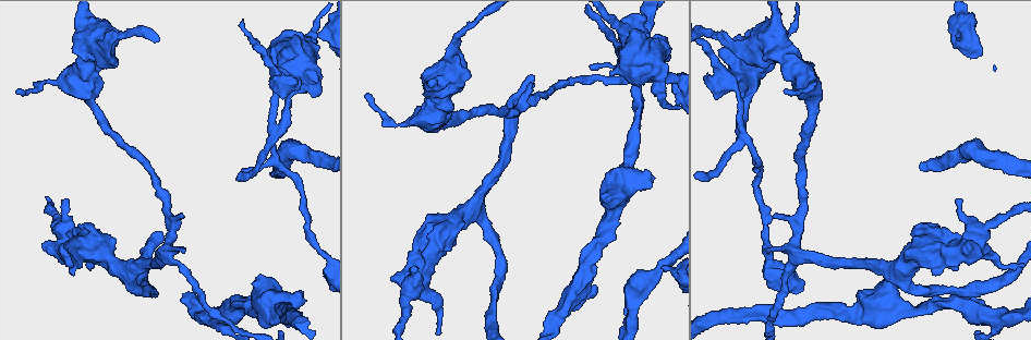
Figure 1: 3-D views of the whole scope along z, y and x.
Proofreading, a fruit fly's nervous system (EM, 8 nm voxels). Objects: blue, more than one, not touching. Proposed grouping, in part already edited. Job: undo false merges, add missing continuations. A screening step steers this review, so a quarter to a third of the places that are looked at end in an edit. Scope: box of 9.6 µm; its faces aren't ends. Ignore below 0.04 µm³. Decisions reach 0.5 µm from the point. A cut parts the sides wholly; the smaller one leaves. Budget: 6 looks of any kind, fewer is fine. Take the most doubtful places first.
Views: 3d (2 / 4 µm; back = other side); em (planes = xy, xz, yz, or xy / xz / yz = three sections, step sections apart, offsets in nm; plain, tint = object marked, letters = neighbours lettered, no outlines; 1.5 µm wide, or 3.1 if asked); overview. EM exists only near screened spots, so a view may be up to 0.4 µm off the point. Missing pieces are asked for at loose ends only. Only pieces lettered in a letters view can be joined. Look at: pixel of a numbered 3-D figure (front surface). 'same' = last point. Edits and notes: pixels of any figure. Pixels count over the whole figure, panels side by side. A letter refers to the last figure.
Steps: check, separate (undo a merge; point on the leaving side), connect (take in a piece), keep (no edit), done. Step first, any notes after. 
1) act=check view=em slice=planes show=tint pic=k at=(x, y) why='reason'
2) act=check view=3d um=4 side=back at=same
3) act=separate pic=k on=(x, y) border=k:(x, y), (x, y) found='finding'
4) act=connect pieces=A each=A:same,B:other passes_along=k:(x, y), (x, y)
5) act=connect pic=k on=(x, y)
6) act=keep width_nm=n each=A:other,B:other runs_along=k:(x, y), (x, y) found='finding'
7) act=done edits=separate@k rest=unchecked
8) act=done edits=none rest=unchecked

act=check view=3d um=4 pic=1 at=(296, 292) why='stops while still wide'

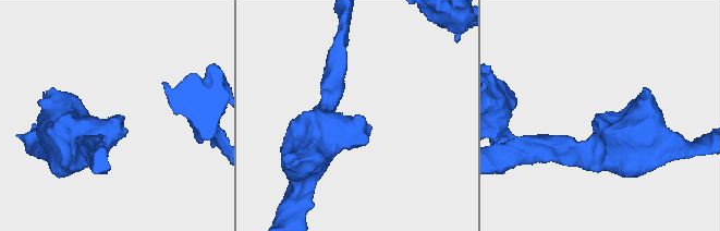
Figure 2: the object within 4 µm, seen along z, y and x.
act=check view=em slice=planes show=plain pic=2 at=(360, 115) why='need the tissue'

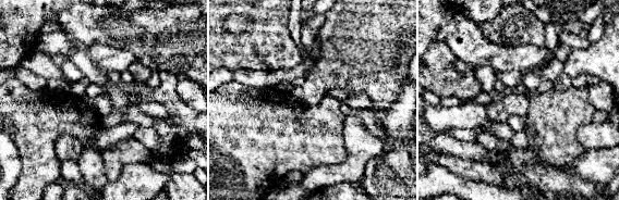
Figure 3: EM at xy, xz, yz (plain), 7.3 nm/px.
act=check view=em slice=planes show=letters at=same why='see the neighbours'

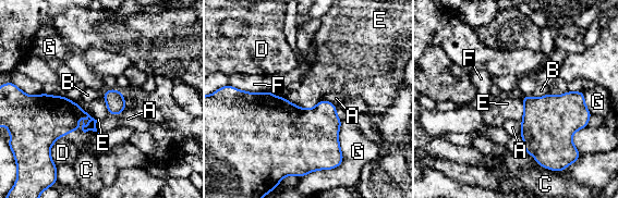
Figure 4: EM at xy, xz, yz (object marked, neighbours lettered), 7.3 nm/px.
act=keep longest_contact=G:500nm each=A:other,B:other,C:other,D:other,E:other,F:other,G:other border=4:(285, 98), (303, 108), (323, 99) found='none of them fits'

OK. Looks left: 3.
act=check view=em slice=yz step=4 show=letters pic=1 at=(787, 38) why='thick end'

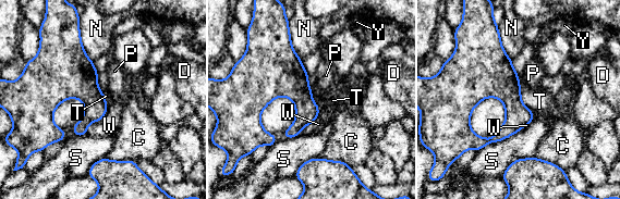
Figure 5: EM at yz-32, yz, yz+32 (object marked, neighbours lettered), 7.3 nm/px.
act=keep each=C:other,D:other,N:other,P:other,S:other,T:other,W:other,Y:other border=5:(521, 86), (521, 101), (534, 112) found='none of them fits'

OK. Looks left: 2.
act=done edits=none rest=unchecked

